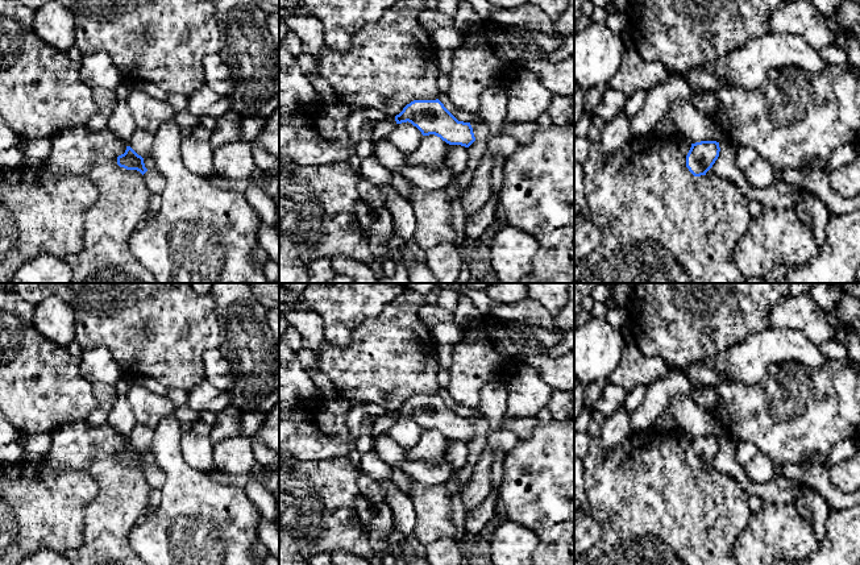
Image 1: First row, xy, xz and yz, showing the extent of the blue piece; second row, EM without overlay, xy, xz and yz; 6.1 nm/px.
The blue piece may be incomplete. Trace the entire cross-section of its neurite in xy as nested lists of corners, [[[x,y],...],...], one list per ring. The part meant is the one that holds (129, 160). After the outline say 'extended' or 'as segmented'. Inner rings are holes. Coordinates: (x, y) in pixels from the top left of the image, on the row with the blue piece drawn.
[[[126,146],[125,153],[117,157],[117,165],[126,170],[137,170],[142,175],[148,171],[144,158],[138,155],[130,146]]]; as segmented

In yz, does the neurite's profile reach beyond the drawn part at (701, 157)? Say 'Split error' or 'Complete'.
Complete

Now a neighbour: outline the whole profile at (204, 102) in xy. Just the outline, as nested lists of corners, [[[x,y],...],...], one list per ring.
[[[204,83],[188,96],[187,111],[198,117],[219,119],[228,111],[232,111],[232,105],[228,96],[219,95]]]

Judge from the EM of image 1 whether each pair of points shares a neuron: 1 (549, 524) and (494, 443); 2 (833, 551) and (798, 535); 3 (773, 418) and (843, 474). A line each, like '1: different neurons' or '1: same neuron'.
1: different neurons
2: different neurons
3: different neurons

